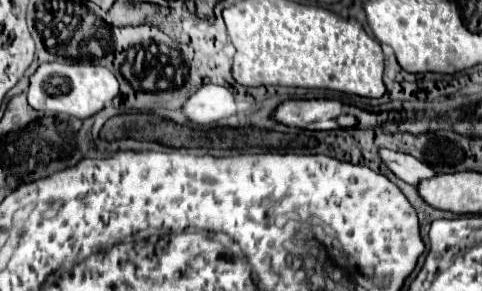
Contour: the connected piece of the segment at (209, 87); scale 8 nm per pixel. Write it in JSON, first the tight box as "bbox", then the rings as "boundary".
{"bbox":[180,84,236,124],"boundary":[[[206,84],[198,88],[180,108],[180,112],[194,124],[210,124],[218,122],[236,112],[234,94],[216,84]]]}

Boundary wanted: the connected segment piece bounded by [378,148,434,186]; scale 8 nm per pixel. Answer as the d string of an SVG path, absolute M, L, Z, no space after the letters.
M382 148L378 154L380 154L382 162L384 162L400 180L404 180L404 182L408 182L408 184L414 184L414 186L416 186L420 180L434 176L432 168L428 168L426 164L422 164L420 160L416 160L416 158L410 156L410 154L394 152L394 150L388 150L388 148Z

